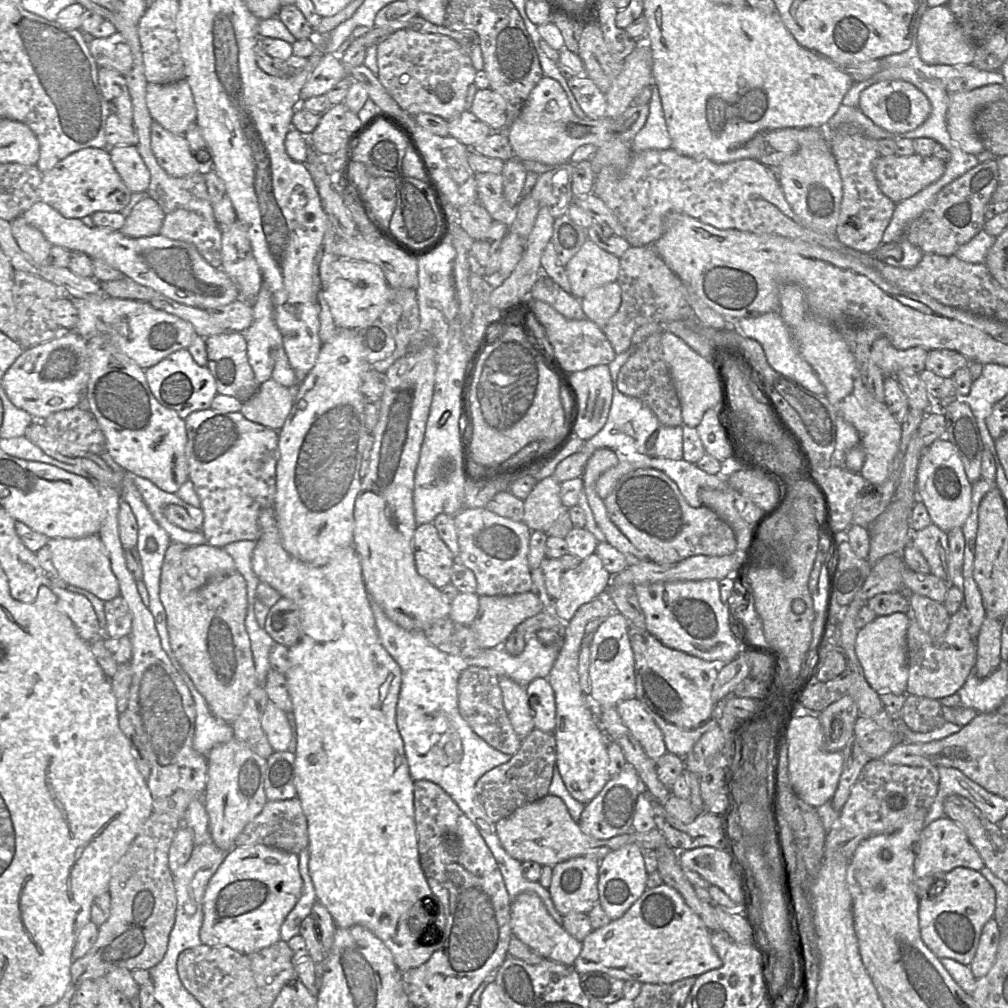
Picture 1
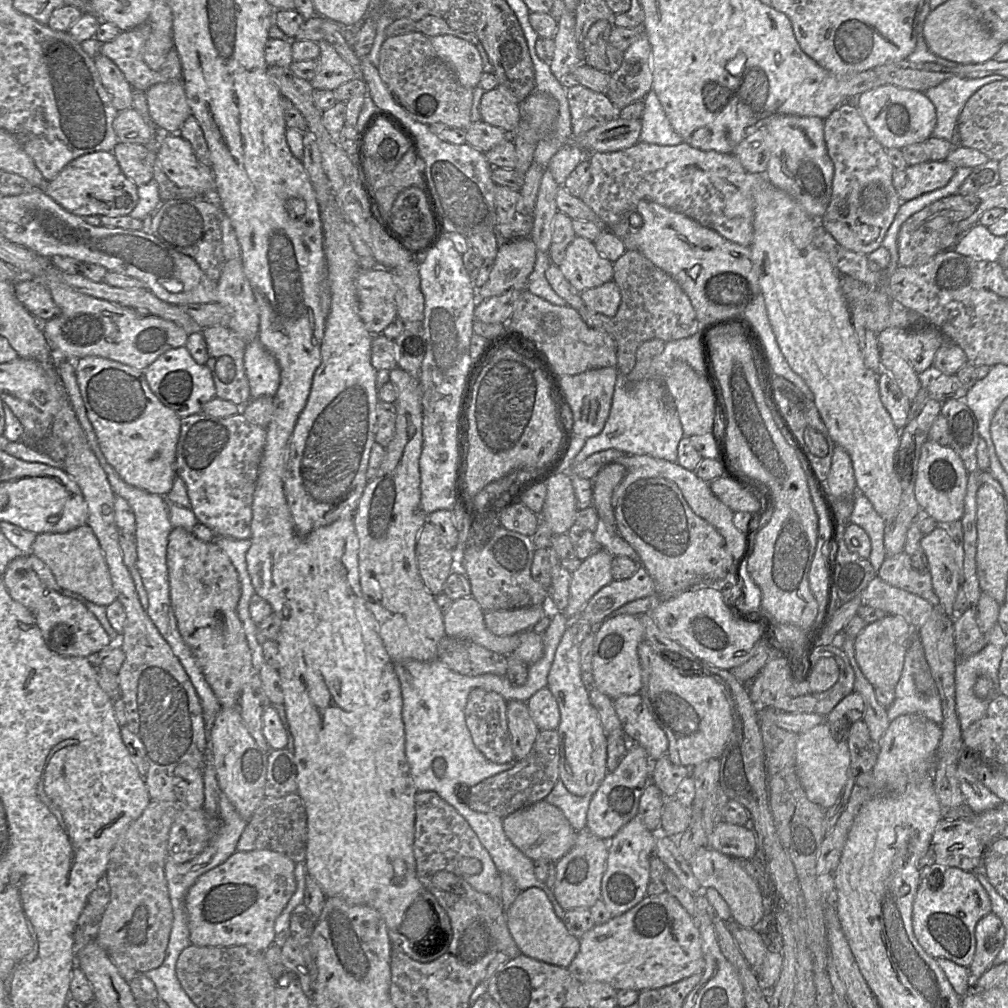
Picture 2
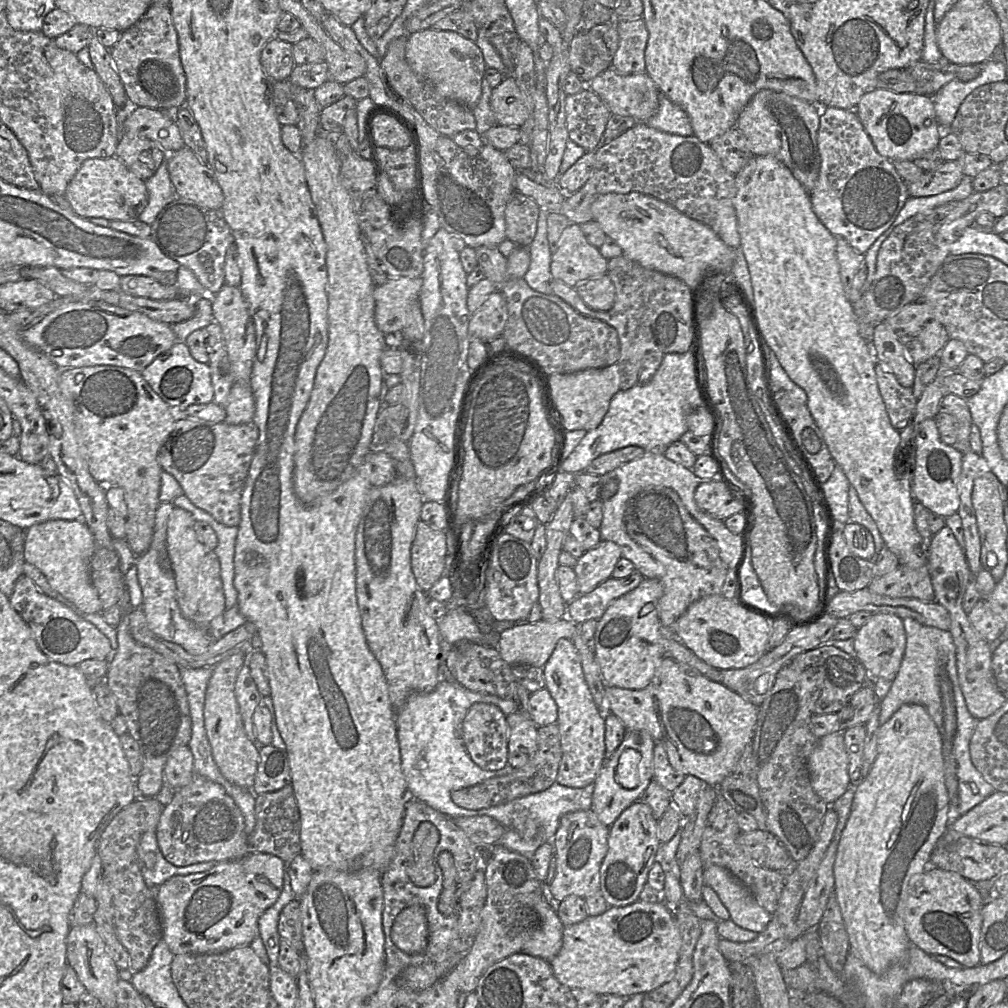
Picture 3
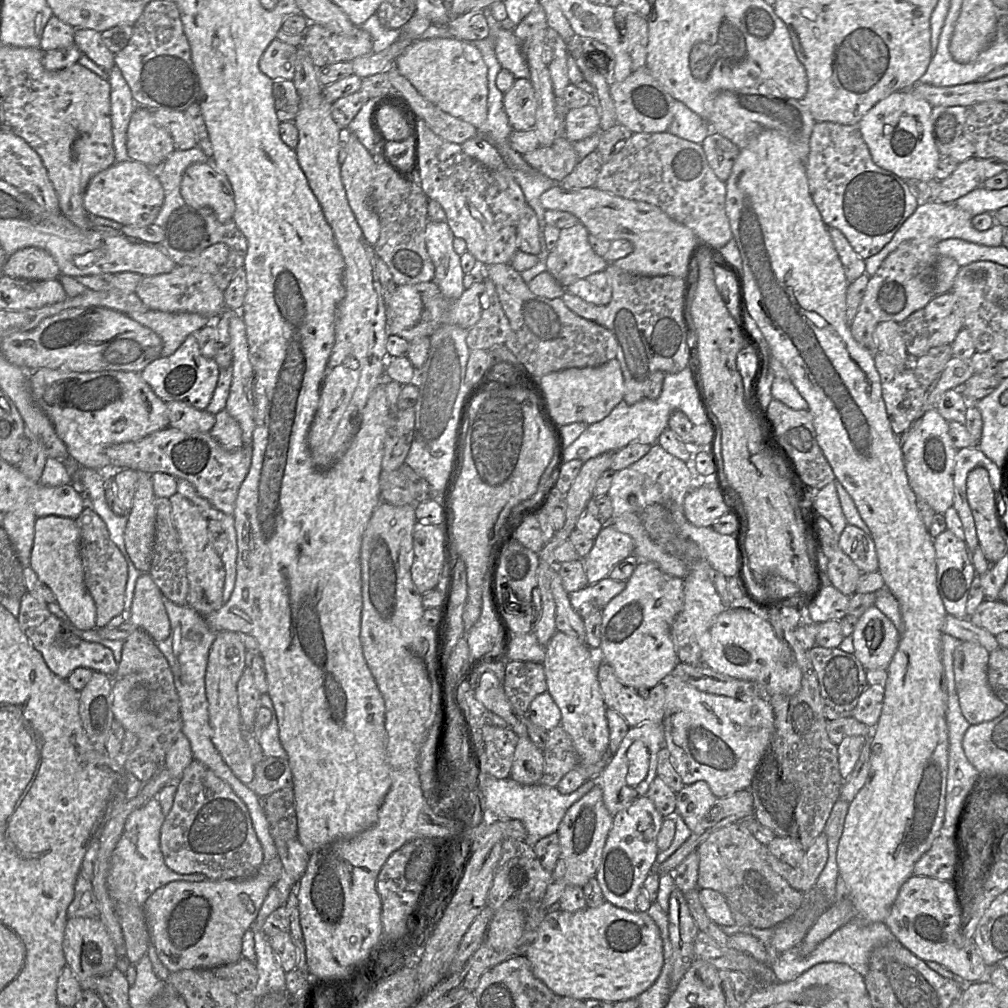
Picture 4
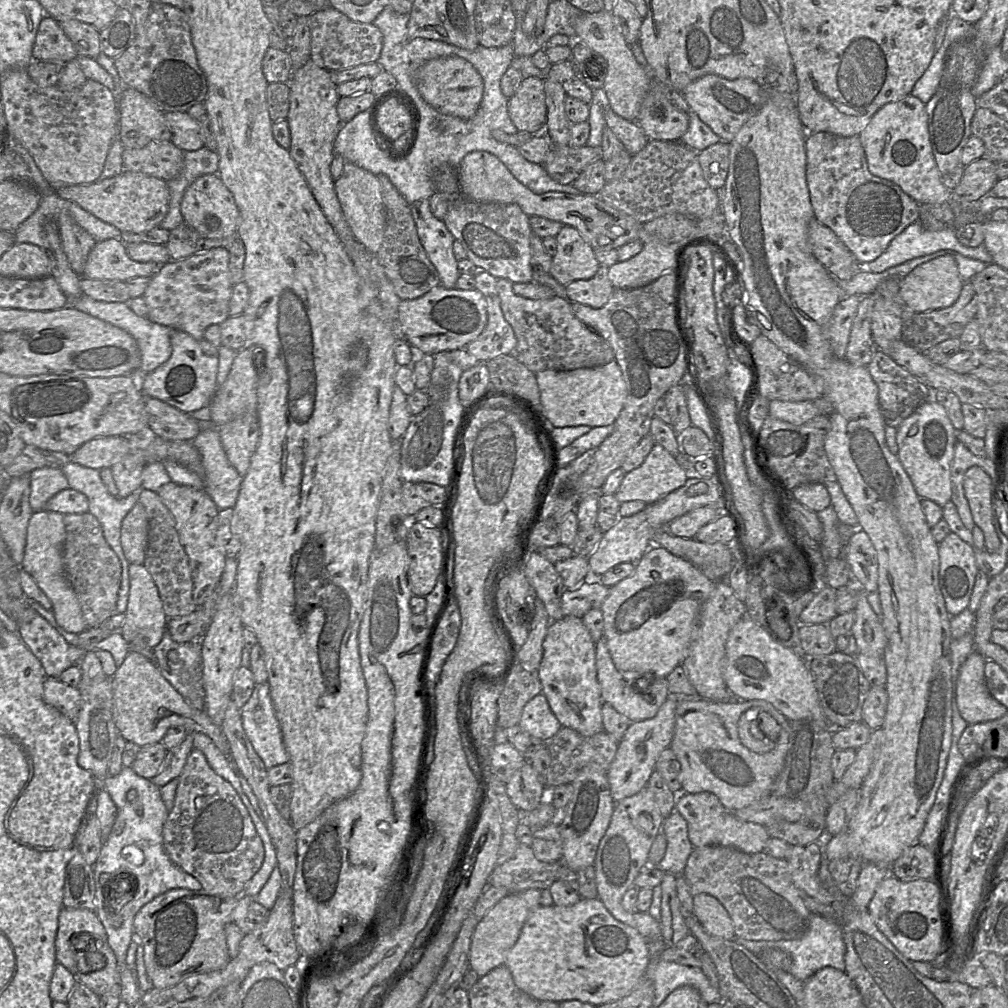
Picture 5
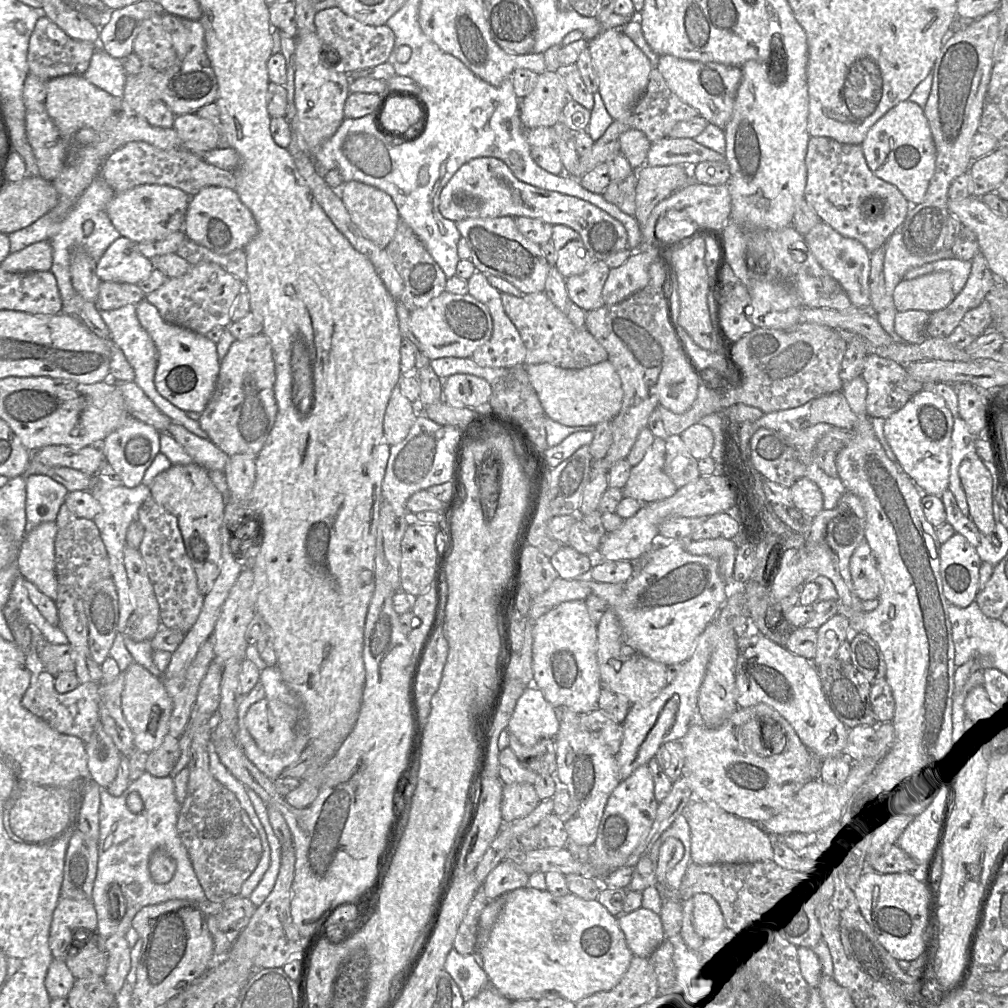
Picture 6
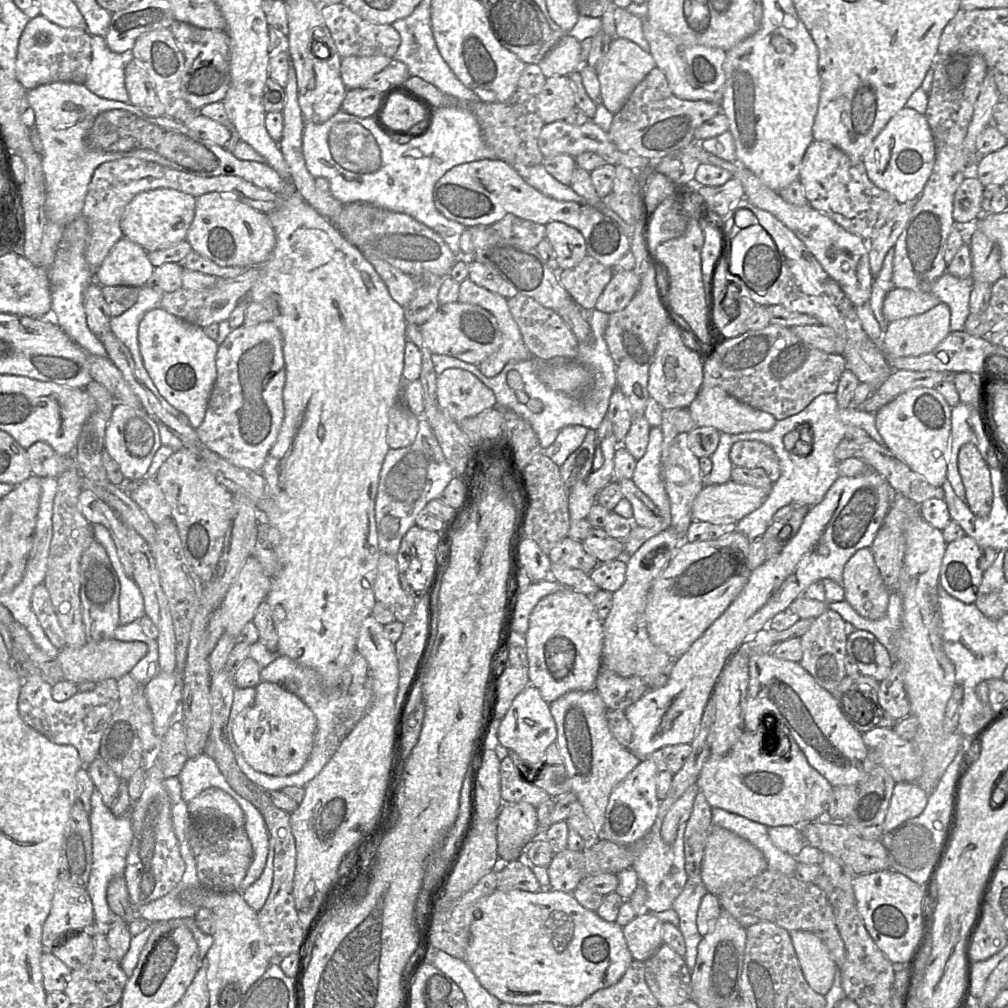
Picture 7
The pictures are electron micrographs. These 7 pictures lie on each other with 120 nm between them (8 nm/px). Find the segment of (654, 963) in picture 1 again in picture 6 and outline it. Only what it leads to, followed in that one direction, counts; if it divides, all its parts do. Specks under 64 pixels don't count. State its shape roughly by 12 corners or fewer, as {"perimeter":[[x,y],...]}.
{"perimeter":[[504,897],[480,947],[511,1003],[615,988],[634,954],[598,901]]}

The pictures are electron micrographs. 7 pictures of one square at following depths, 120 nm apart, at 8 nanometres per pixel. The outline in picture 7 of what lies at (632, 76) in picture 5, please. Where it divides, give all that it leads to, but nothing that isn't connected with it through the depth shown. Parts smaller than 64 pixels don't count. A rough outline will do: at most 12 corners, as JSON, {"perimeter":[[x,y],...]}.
{"perimeter":[[616,37],[594,68],[612,114],[656,66],[650,52]]}

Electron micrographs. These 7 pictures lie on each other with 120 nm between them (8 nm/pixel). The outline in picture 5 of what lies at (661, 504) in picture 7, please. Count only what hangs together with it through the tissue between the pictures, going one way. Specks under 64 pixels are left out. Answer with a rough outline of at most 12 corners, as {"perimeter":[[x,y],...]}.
{"perimeter":[[655,443],[625,474],[620,504],[650,505],[682,487],[686,471]]}

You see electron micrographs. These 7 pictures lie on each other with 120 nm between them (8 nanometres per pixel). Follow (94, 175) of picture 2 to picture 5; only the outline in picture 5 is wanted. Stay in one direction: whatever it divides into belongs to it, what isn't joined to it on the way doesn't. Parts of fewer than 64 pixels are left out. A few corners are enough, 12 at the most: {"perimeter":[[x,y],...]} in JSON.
{"perimeter":[[141,172],[56,189],[121,232],[160,226],[168,183]]}

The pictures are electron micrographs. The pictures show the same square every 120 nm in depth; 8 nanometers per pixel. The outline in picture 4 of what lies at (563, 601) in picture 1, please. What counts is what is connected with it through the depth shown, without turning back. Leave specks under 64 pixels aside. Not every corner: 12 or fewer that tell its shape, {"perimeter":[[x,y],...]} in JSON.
{"perimeter":[[604,524],[582,559],[588,584],[634,556],[629,535]]}

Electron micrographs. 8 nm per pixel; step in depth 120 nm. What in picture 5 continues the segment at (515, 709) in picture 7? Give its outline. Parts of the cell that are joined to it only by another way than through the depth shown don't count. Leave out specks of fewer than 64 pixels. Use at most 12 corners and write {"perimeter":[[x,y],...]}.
{"perimeter":[[542,693],[527,702],[518,725],[541,741],[562,727]]}

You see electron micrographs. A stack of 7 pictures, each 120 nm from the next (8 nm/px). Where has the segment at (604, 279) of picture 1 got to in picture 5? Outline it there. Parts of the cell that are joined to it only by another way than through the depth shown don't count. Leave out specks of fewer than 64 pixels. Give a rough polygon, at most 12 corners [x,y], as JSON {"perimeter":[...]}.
{"perimeter":[[563,225],[549,274],[561,285],[592,278],[600,264],[577,229]]}

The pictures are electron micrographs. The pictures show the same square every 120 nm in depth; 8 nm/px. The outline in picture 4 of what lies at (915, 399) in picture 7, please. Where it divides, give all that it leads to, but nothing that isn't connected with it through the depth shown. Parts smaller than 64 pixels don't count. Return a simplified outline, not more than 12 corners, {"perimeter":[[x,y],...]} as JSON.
{"perimeter":[[924,413],[901,445],[909,485],[938,514],[953,506],[949,422]]}

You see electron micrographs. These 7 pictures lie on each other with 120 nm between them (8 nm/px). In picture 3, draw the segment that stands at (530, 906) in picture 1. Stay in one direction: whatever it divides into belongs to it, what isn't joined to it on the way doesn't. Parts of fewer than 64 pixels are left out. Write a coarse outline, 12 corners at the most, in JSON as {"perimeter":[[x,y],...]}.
{"perimeter":[[545,899],[522,953],[550,962],[561,950],[564,926]]}

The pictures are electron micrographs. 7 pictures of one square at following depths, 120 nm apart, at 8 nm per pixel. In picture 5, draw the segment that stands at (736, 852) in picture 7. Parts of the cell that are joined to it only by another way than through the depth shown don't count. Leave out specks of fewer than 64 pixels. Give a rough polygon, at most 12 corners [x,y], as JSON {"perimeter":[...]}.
{"perimeter":[[711,792],[680,795],[675,809],[694,848],[764,851],[766,827],[739,819]]}

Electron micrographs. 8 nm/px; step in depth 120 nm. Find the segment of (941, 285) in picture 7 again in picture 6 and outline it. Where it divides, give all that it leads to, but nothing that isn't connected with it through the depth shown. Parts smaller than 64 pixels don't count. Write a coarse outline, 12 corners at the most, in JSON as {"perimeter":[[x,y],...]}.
{"perimeter":[[949,257],[914,267],[904,279],[946,271],[957,296],[968,280],[971,261]]}

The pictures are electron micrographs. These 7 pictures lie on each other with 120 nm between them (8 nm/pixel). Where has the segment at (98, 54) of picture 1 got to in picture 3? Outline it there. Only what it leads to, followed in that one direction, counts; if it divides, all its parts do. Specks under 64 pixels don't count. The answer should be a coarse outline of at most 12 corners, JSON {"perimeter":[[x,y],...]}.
{"perimeter":[[169,6],[110,49],[133,107],[180,108],[186,76]]}

